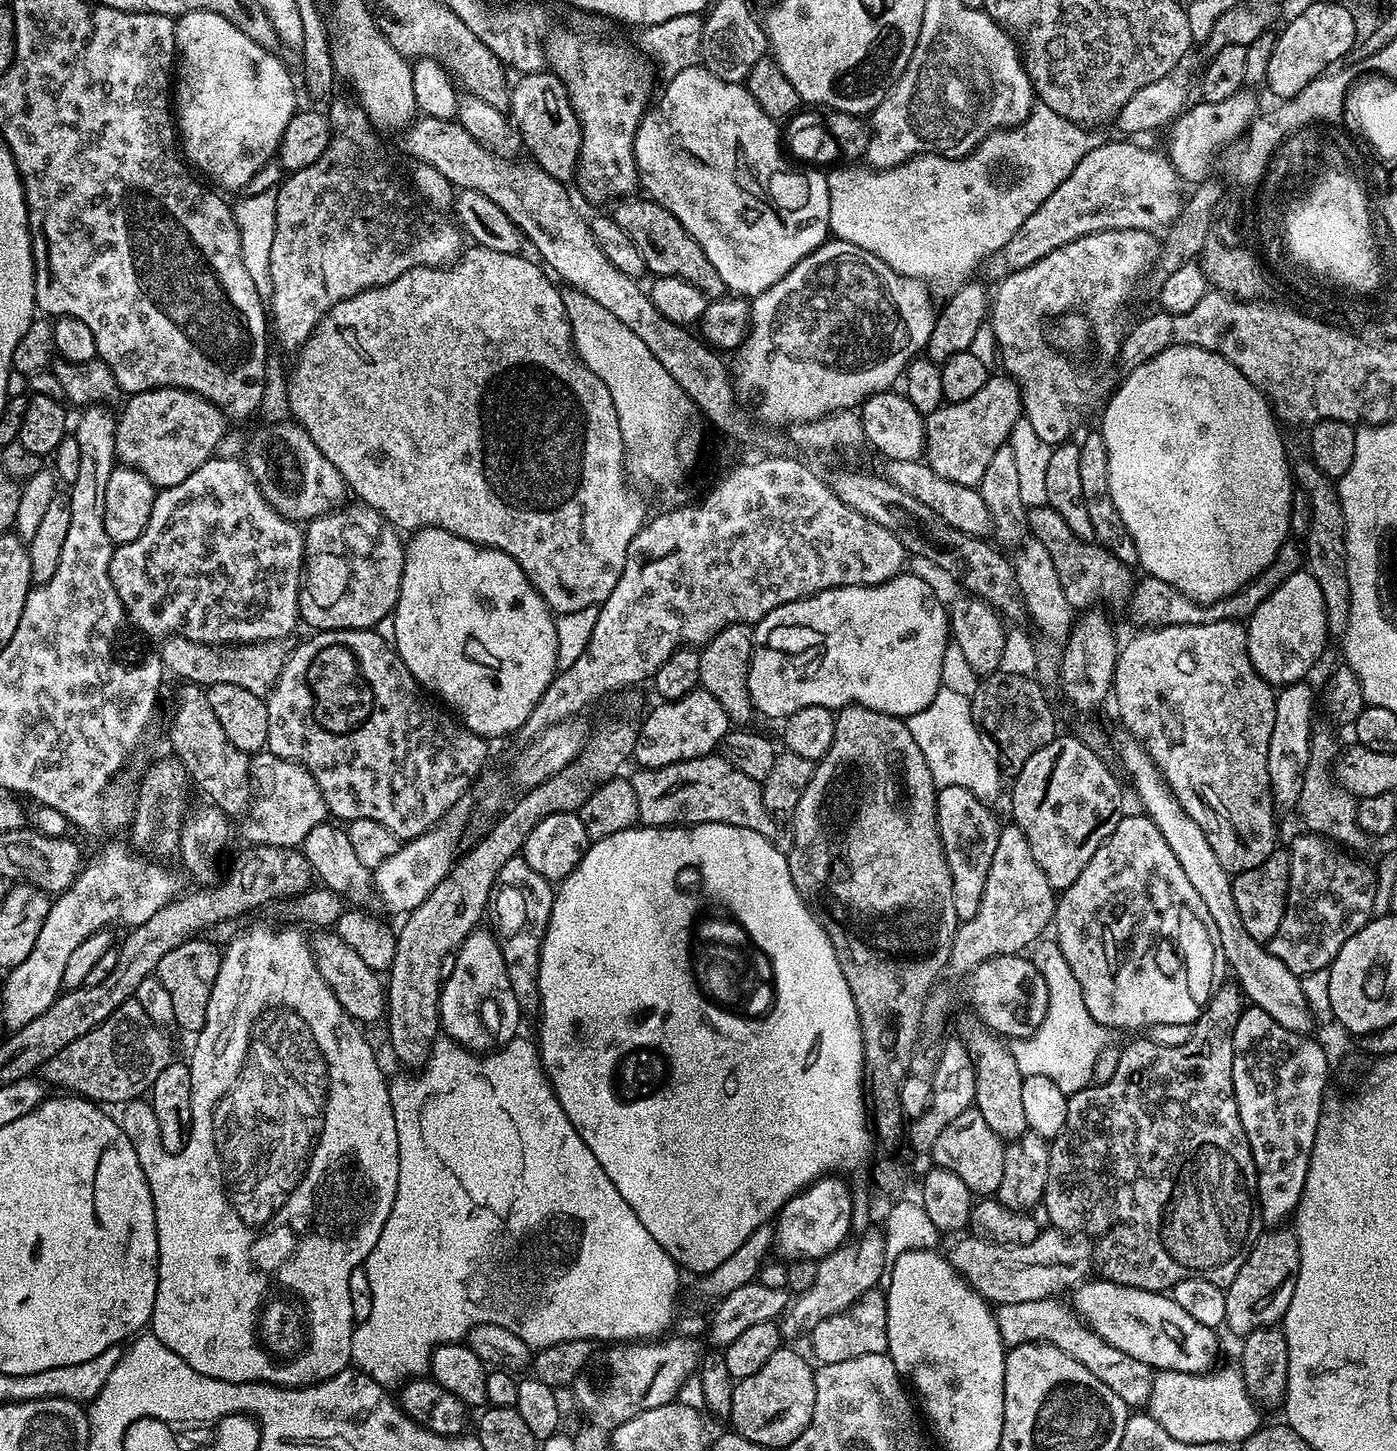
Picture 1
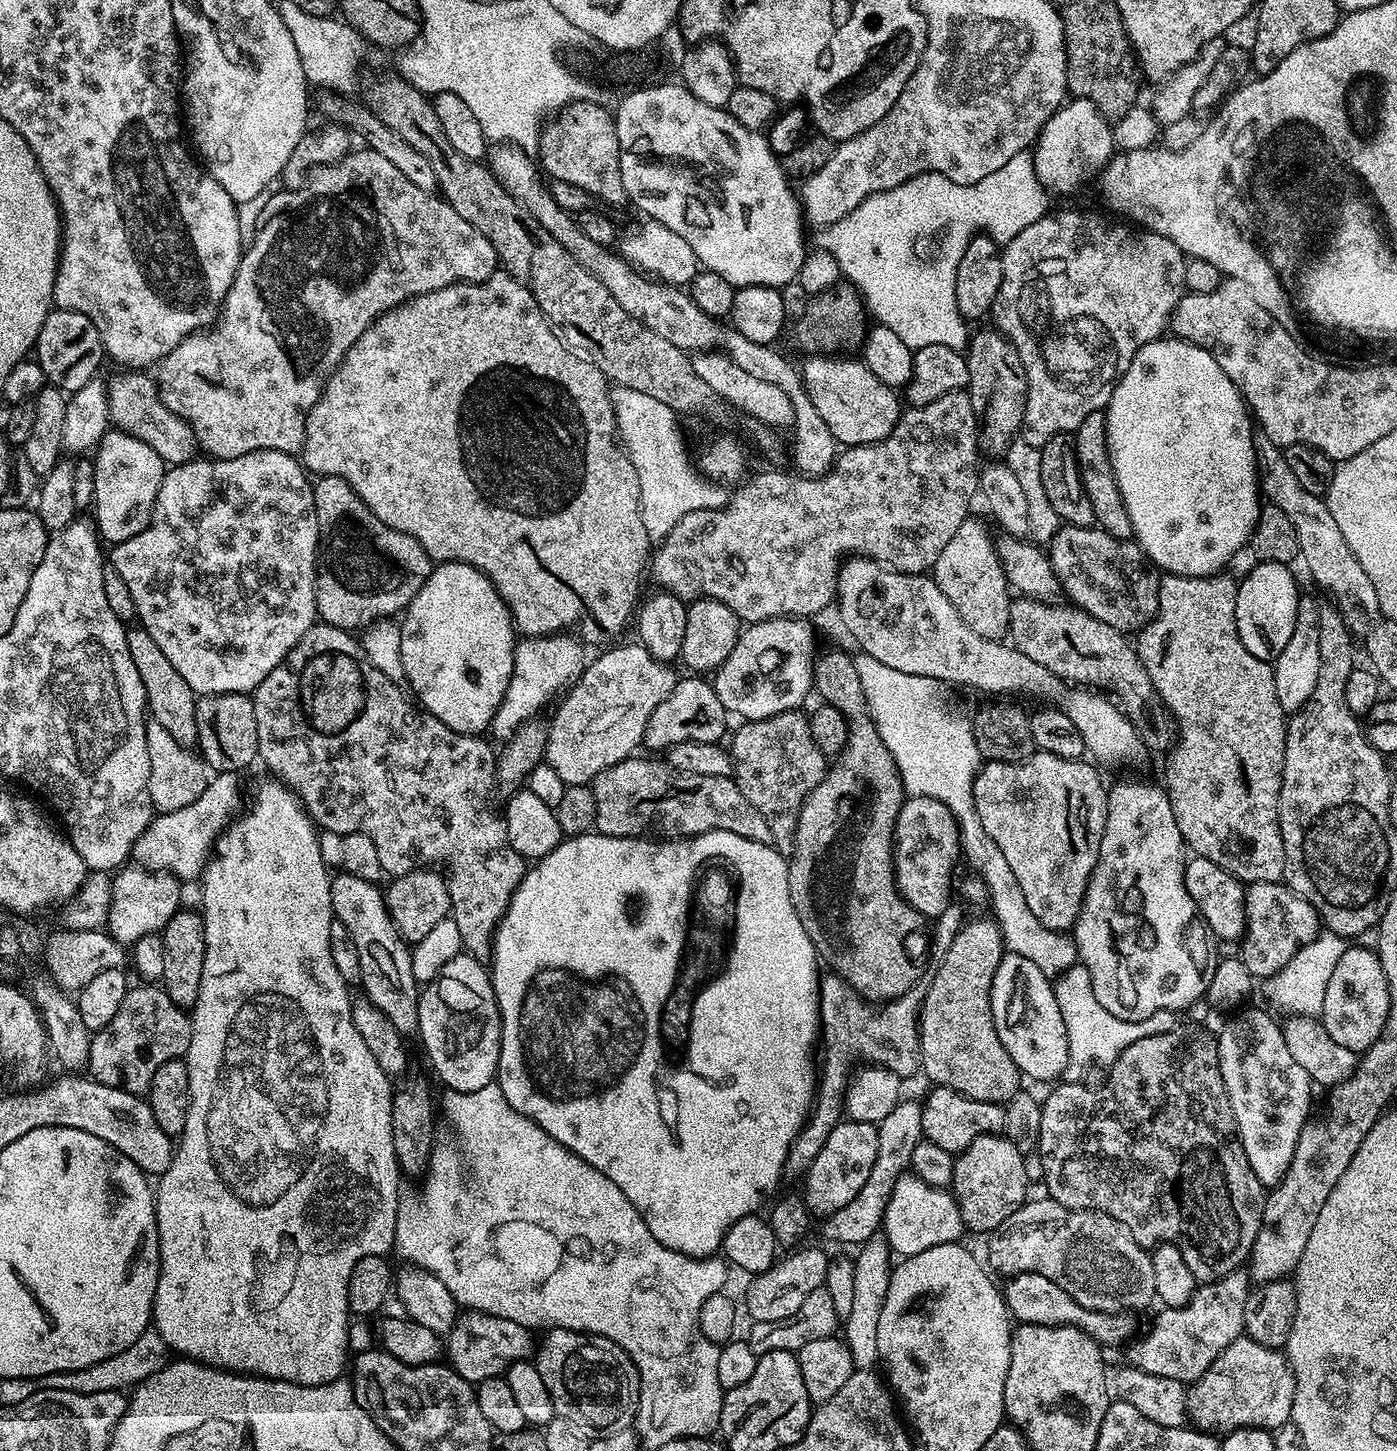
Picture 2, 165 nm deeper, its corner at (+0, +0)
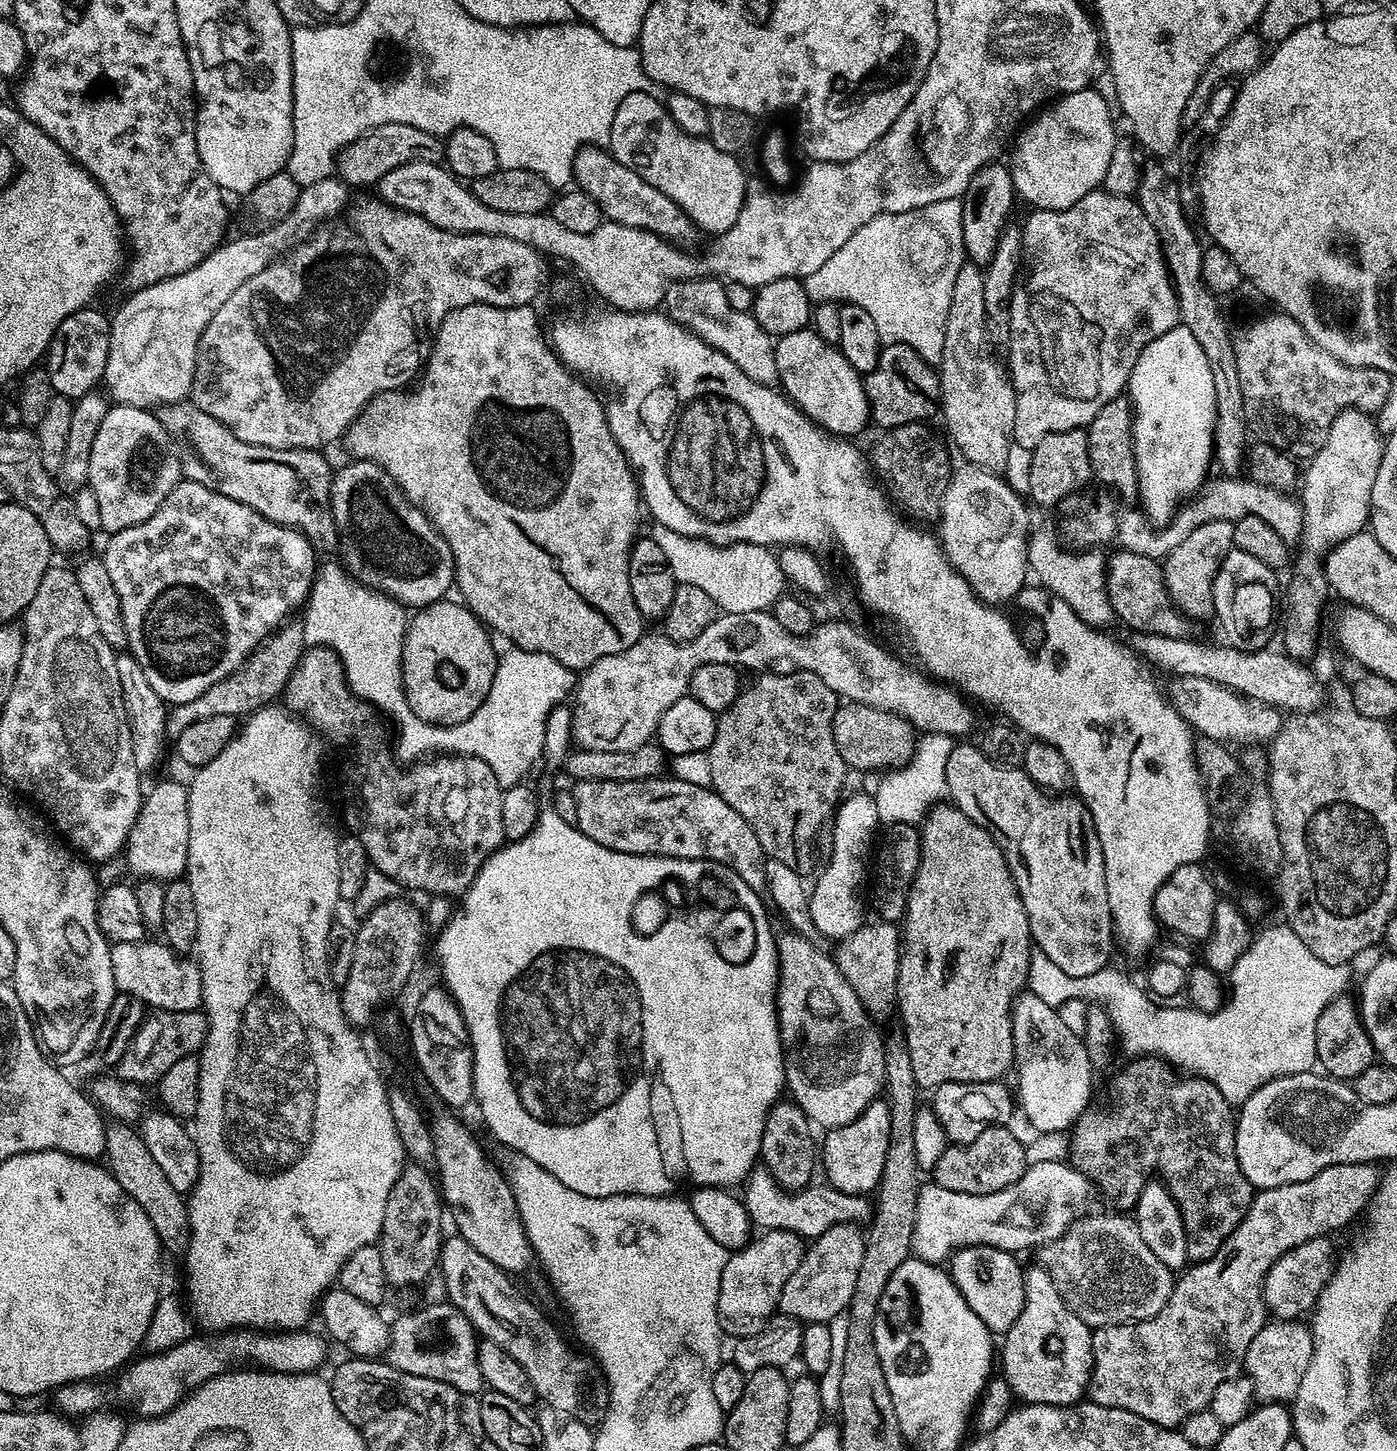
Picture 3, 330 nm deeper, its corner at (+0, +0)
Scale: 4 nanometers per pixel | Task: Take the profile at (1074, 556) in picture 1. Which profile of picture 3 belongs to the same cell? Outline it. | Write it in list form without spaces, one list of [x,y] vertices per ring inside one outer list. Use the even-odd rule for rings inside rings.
[[[1116,550],[1112,557],[1107,557],[1106,569],[1105,588],[1117,621],[1121,620],[1133,633],[1145,632],[1176,639],[1189,635],[1190,621],[1183,612],[1177,611],[1168,596],[1161,561],[1146,558],[1142,554]]]

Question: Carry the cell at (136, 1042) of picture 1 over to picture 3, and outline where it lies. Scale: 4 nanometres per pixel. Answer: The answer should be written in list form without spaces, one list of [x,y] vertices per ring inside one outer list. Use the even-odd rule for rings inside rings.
[[[152,1010],[145,1015],[139,1030],[131,1036],[132,1041],[122,1054],[122,1058],[115,1064],[115,1075],[121,1080],[141,1086],[155,1085],[157,1080],[178,1062],[178,1058],[195,1056],[199,1053],[208,1033],[208,1017],[203,1011],[194,1012],[161,1012]]]

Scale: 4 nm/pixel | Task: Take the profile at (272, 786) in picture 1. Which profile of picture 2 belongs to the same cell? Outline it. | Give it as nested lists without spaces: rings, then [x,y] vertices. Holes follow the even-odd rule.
[[[237,772],[217,773],[194,803],[155,815],[132,847],[133,861],[149,871],[175,876],[182,882],[199,879],[216,841],[231,823],[232,818],[228,816],[232,812],[230,804],[240,798],[240,778]]]

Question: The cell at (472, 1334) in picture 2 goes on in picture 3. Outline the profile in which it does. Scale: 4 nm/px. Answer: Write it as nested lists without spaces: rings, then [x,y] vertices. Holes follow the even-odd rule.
[[[450,1302],[443,1303],[408,1312],[391,1321],[387,1363],[406,1374],[434,1378],[469,1394],[479,1393],[485,1383],[478,1366],[478,1333],[462,1310]]]

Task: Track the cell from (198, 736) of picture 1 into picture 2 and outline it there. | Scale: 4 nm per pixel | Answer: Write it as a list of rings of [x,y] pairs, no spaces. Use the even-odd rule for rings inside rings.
[[[143,626],[129,627],[127,633],[128,649],[134,658],[138,676],[142,678],[144,699],[151,719],[158,726],[162,726],[182,747],[191,749],[197,743],[196,702],[198,697],[196,693],[190,690],[186,678],[182,678],[182,674],[174,670],[174,665],[166,659],[166,654],[162,654],[154,638],[150,638],[150,634]]]

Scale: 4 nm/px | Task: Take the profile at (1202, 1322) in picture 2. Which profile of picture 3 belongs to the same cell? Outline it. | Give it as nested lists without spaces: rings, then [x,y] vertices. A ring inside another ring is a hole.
[[[1375,1163],[1335,1164],[1326,1170],[1322,1170],[1318,1174],[1314,1174],[1314,1178],[1310,1178],[1306,1182],[1294,1182],[1293,1184],[1278,1186],[1277,1188],[1259,1189],[1259,1191],[1253,1195],[1252,1204],[1246,1210],[1242,1222],[1238,1222],[1235,1230],[1227,1236],[1224,1244],[1218,1250],[1218,1254],[1214,1254],[1209,1260],[1201,1260],[1193,1263],[1191,1267],[1183,1273],[1185,1276],[1182,1277],[1181,1280],[1179,1277],[1179,1279],[1173,1283],[1170,1298],[1166,1302],[1166,1306],[1162,1306],[1162,1310],[1158,1314],[1154,1314],[1148,1320],[1138,1320],[1134,1324],[1111,1324],[1105,1328],[1098,1328],[1093,1331],[1092,1377],[1088,1383],[1087,1399],[1094,1404],[1130,1410],[1130,1414],[1138,1414],[1138,1418],[1146,1418],[1158,1426],[1173,1430],[1179,1429],[1184,1421],[1190,1418],[1195,1412],[1207,1409],[1211,1399],[1214,1398],[1214,1392],[1218,1386],[1221,1386],[1221,1384],[1227,1380],[1234,1379],[1241,1375],[1244,1367],[1244,1359],[1250,1350],[1250,1342],[1254,1342],[1254,1334],[1258,1334],[1258,1330],[1264,1328],[1266,1323],[1264,1279],[1270,1270],[1270,1266],[1274,1266],[1274,1262],[1278,1262],[1278,1258],[1282,1258],[1282,1254],[1286,1254],[1294,1246],[1298,1246],[1302,1242],[1310,1242],[1310,1238],[1314,1238],[1315,1236],[1328,1236],[1329,1234],[1333,1234],[1332,1232],[1338,1231],[1339,1228],[1346,1227],[1359,1212],[1361,1215],[1361,1213],[1367,1209],[1368,1205],[1371,1204],[1372,1195],[1375,1194],[1376,1187],[1380,1185],[1381,1175],[1381,1169],[1377,1167]]]

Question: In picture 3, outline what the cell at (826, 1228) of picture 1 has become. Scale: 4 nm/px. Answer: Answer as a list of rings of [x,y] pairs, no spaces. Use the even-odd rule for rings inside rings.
[[[878,1098],[854,1122],[838,1126],[827,1133],[822,1142],[823,1179],[839,1192],[864,1196],[875,1193],[880,1186],[882,1166],[886,1166],[886,1150],[890,1138],[890,1110],[887,1099]]]

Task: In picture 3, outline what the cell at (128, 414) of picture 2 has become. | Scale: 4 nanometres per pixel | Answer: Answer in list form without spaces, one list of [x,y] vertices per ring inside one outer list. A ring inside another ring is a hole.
[[[191,402],[166,404],[158,412],[162,426],[174,438],[185,436],[192,443],[192,448],[204,459],[204,464],[220,479],[219,491],[225,492],[230,498],[248,504],[258,514],[275,524],[283,524],[285,528],[298,528],[303,532],[313,549],[335,549],[338,544],[332,507],[330,506],[330,490],[332,489],[333,469],[328,469],[326,461],[320,457],[321,453],[306,448],[267,448],[250,442],[242,442],[218,418],[210,418],[206,410],[198,410],[198,406]]]

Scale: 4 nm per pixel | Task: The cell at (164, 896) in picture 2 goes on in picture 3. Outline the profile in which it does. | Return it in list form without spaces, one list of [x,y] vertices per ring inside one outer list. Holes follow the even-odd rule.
[[[164,780],[147,789],[141,799],[138,818],[128,835],[126,868],[136,878],[167,882],[185,875],[190,850],[188,789],[176,780]]]

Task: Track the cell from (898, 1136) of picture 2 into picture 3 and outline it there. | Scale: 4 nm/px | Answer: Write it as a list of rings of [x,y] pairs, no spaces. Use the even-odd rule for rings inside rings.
[[[767,1229],[747,1246],[737,1249],[725,1259],[719,1280],[719,1298],[716,1313],[719,1326],[732,1338],[753,1336],[768,1324],[780,1303],[782,1288],[791,1274],[798,1270],[807,1252],[805,1239],[792,1231]]]

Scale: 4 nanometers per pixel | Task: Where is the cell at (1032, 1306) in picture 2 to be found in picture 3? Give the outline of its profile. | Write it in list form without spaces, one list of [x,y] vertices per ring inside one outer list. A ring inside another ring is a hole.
[[[970,1246],[960,1248],[950,1257],[950,1275],[958,1286],[962,1298],[986,1322],[993,1334],[1003,1334],[1018,1322],[1018,1314],[1022,1314],[1024,1305],[1024,1273],[1025,1269],[1013,1253],[998,1250],[990,1246]]]

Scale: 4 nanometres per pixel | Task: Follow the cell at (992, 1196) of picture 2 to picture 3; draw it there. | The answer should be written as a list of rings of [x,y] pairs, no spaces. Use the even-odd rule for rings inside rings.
[[[1008,1126],[987,1128],[969,1144],[949,1143],[946,1154],[938,1158],[938,1166],[934,1169],[935,1183],[962,1194],[990,1194],[1018,1182],[1029,1163],[1025,1145],[1020,1145],[1012,1130]]]

